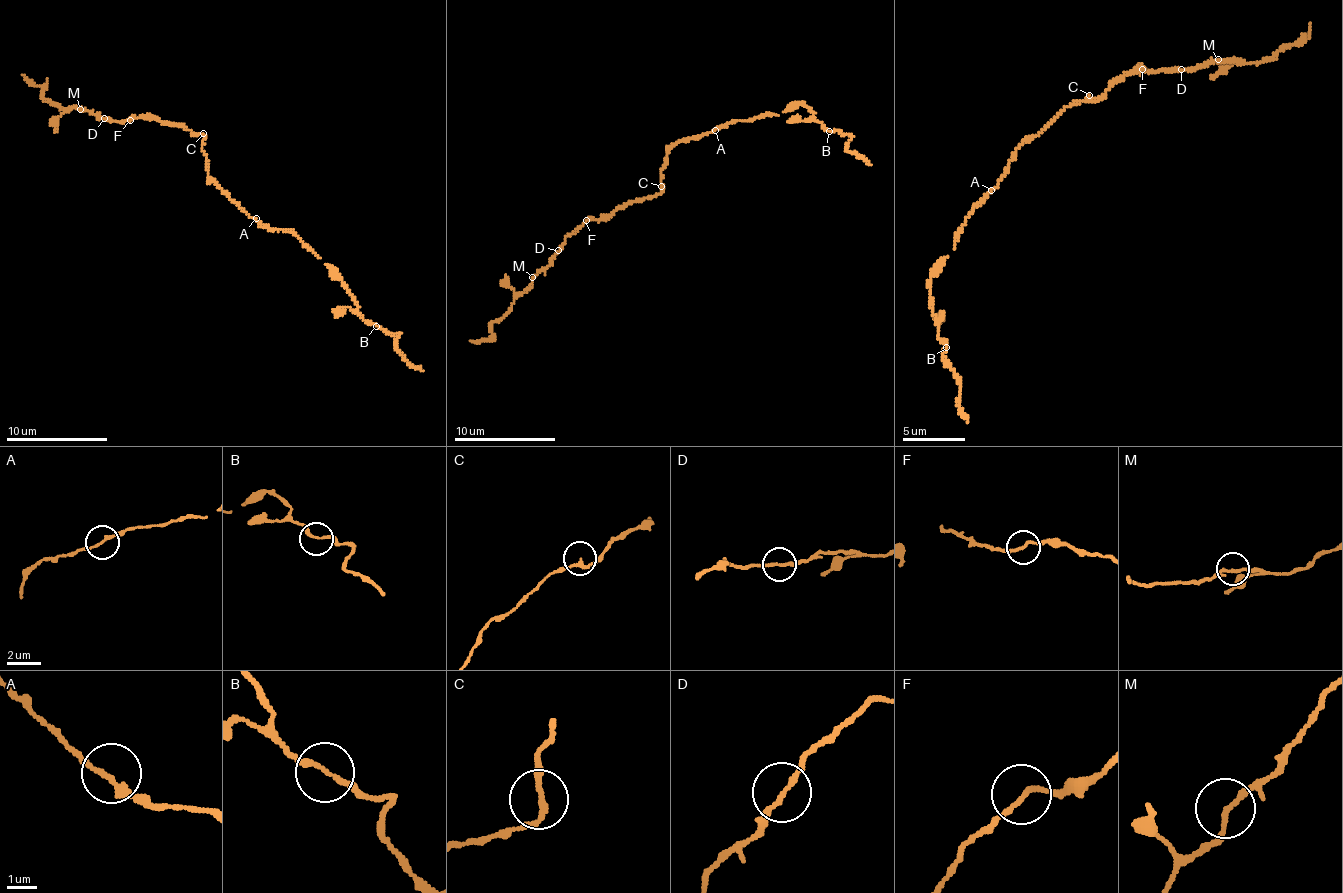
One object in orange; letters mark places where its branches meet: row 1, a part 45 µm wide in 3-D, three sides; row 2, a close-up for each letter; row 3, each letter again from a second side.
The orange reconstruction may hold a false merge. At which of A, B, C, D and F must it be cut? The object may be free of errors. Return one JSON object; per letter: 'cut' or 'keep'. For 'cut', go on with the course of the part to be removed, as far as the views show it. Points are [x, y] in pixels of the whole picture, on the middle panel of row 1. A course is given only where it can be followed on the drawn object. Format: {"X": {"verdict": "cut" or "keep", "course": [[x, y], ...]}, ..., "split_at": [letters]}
{"A": {"verdict": "keep"}, "B": {"verdict": "keep"}, "C": {"verdict": "keep"}, "D": {"verdict": "keep"}, "F": {"verdict": "keep"}, "split_at": []}

